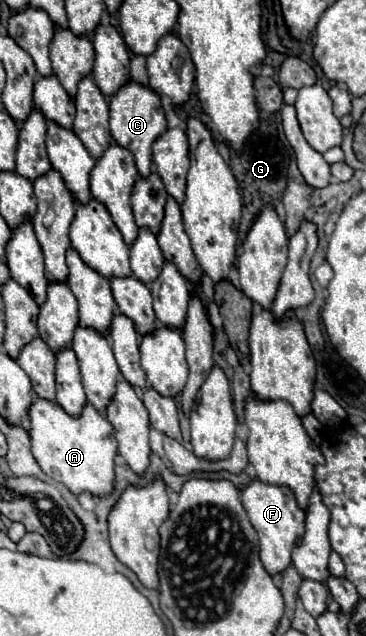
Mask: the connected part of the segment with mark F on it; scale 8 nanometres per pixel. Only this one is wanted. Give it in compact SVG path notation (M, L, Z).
M252 479L246 489L242 489L242 505L250 517L252 527L258 533L260 541L260 561L264 569L274 575L278 571L284 571L292 559L292 547L302 537L304 531L304 509L298 507L294 491L286 485L268 485L260 479Z

